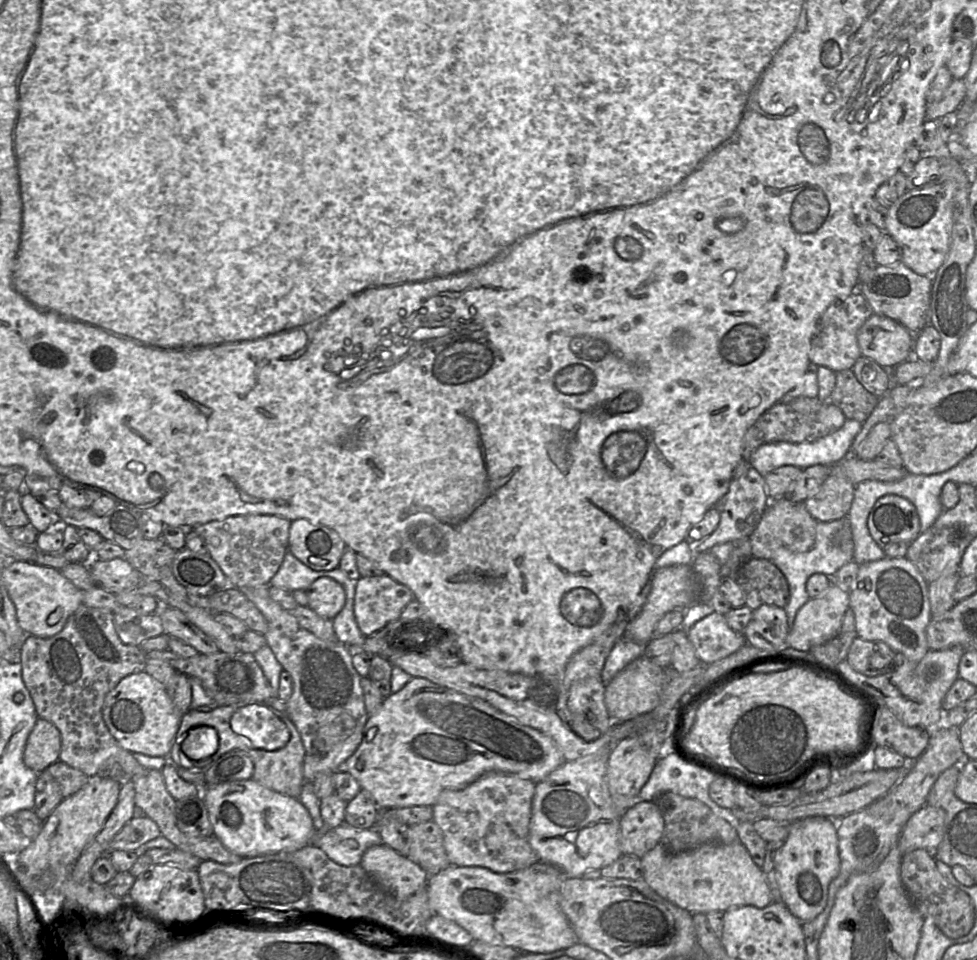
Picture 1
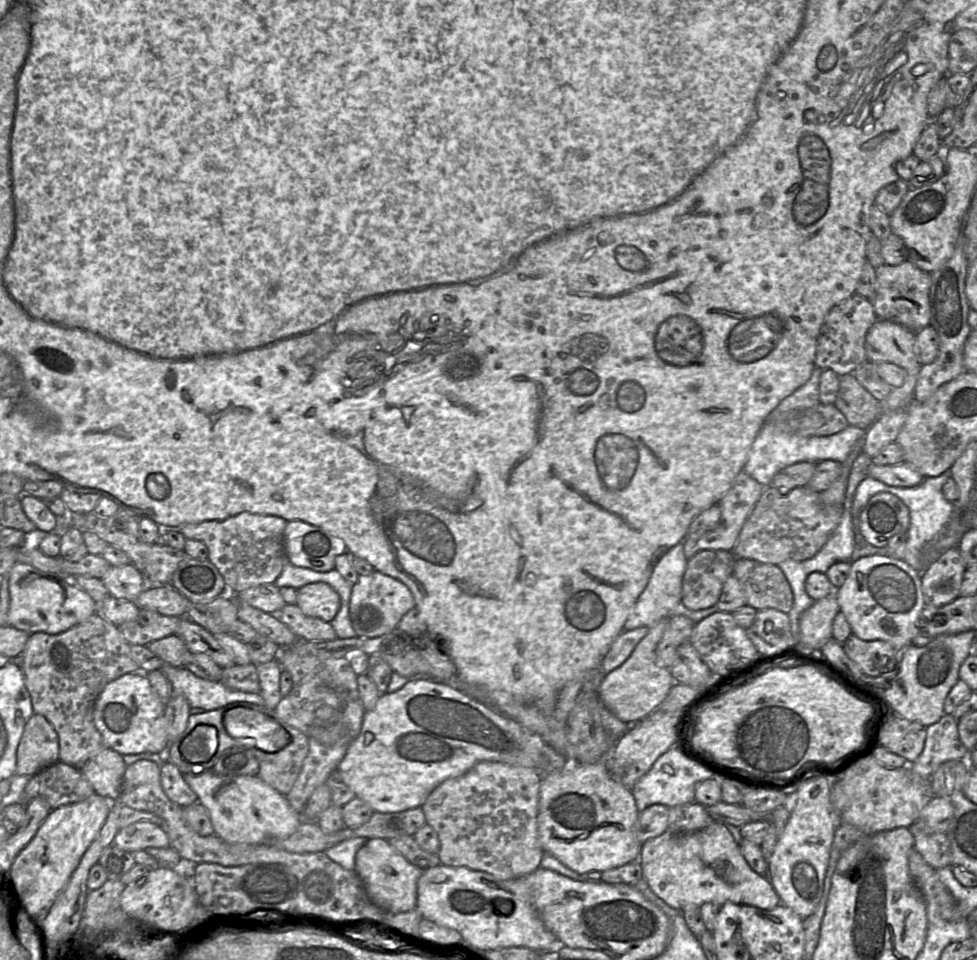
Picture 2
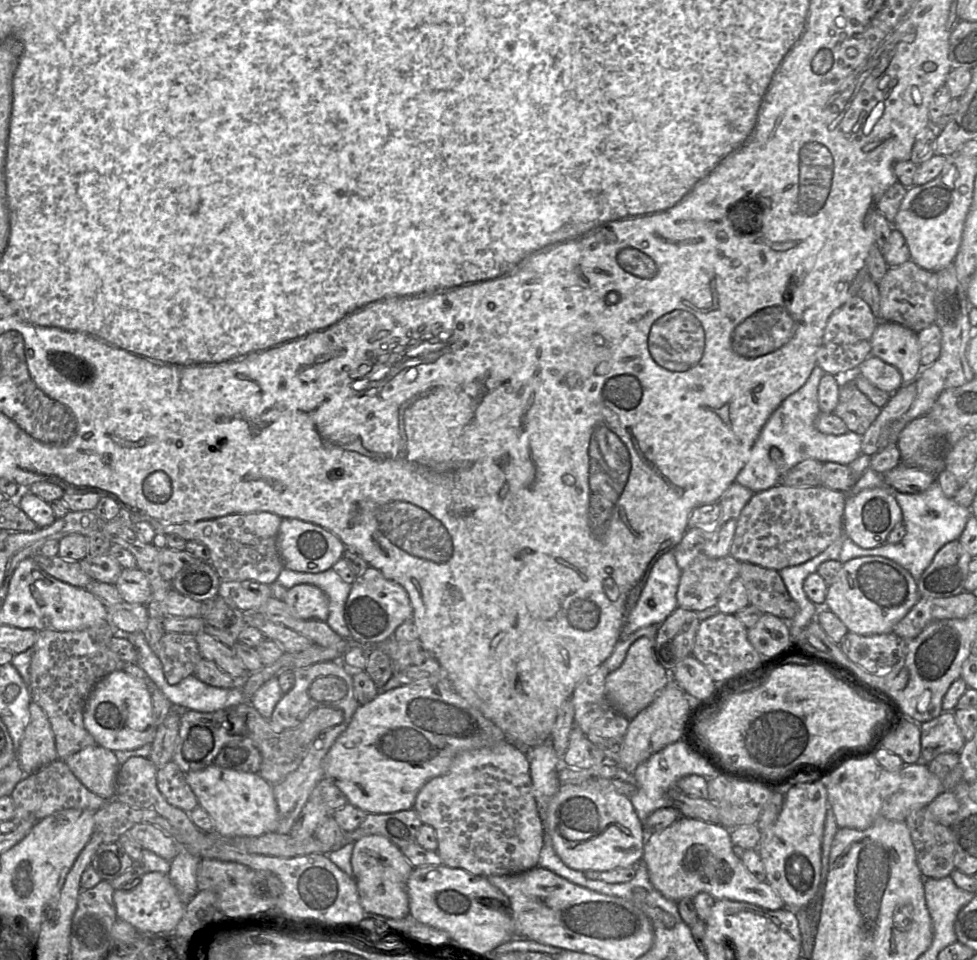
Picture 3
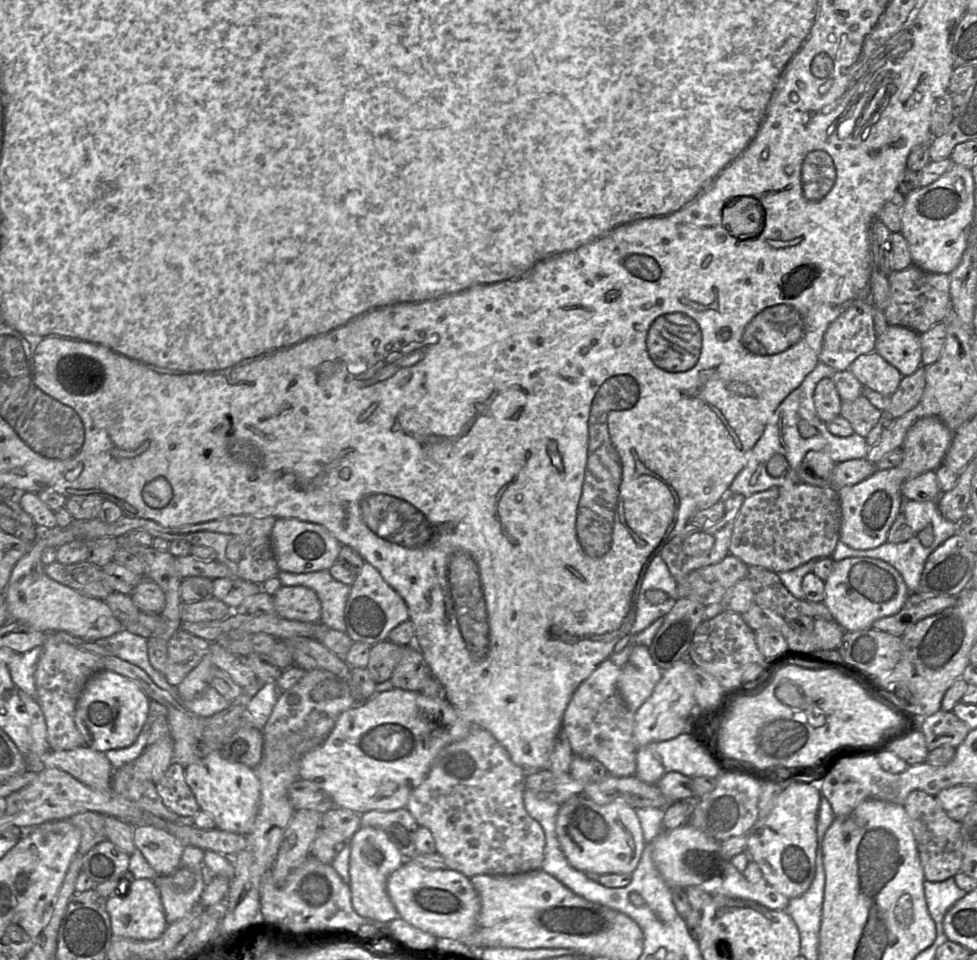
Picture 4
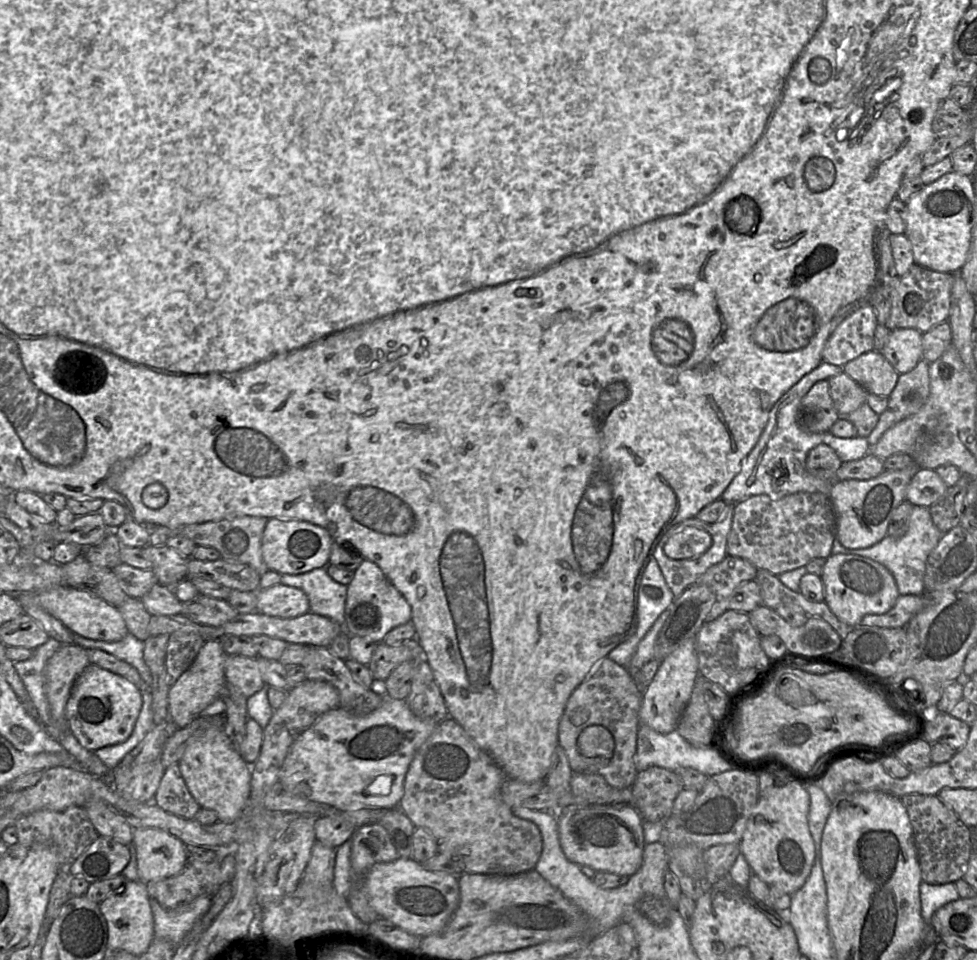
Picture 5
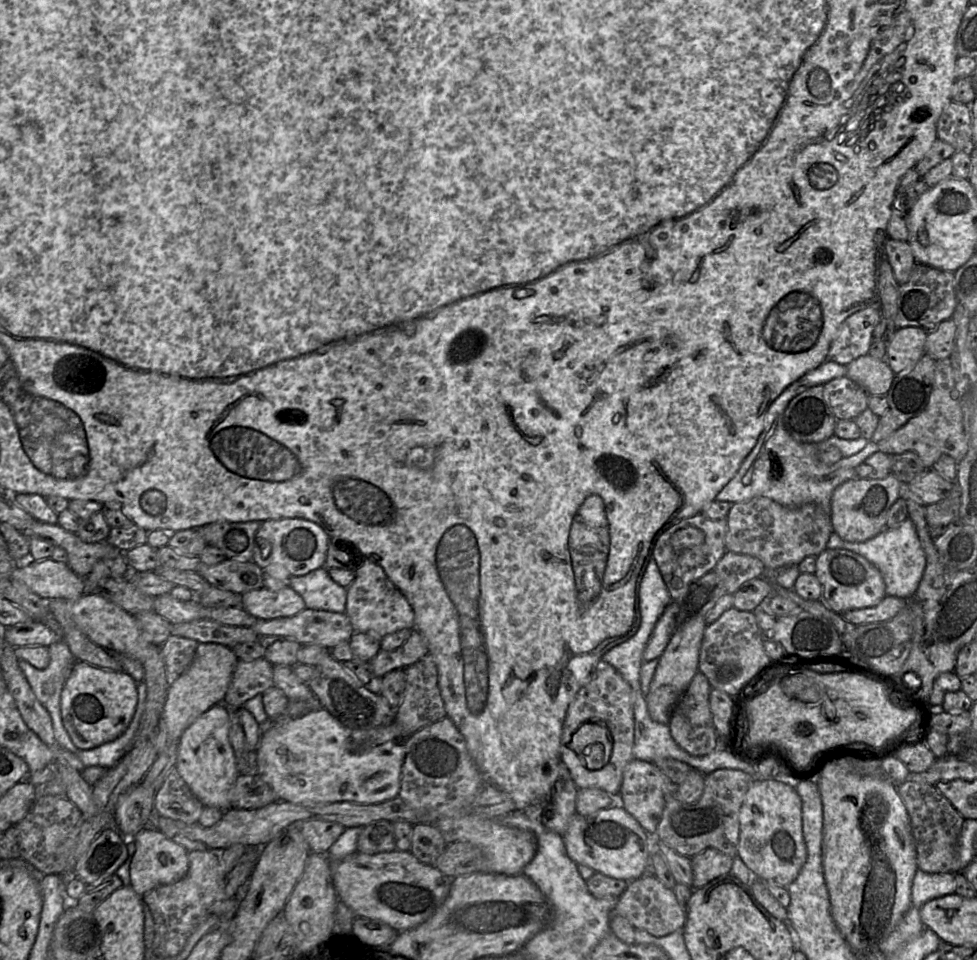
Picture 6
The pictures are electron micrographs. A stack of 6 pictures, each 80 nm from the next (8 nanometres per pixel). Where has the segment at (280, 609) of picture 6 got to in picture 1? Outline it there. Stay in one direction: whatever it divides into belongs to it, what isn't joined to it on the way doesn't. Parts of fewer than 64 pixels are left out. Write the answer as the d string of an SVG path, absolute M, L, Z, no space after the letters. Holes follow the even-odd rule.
M332 578L316 579L306 590L308 607L319 616L334 619L343 609L346 593L341 584Z

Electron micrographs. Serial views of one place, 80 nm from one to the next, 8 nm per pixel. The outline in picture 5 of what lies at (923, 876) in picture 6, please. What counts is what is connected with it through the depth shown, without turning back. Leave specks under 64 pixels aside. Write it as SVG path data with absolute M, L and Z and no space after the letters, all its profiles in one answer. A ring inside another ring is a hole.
M954 882L944 884L920 884L921 915L928 926L931 925L932 915L945 904L959 898Z

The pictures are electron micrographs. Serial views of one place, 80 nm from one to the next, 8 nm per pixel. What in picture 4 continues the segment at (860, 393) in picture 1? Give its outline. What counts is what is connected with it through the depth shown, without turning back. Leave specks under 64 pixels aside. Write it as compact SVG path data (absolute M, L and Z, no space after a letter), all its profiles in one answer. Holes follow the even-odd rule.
M862 394L854 401L841 401L840 416L851 424L854 433L866 438L881 418L882 411Z

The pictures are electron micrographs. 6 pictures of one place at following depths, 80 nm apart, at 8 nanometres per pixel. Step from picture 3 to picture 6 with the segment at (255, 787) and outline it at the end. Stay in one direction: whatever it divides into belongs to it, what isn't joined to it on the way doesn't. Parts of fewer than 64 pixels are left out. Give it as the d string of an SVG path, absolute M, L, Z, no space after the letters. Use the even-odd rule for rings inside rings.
M216 704L198 717L181 735L175 768L191 792L204 806L230 809L228 793L238 776L236 758L229 739L229 708Z

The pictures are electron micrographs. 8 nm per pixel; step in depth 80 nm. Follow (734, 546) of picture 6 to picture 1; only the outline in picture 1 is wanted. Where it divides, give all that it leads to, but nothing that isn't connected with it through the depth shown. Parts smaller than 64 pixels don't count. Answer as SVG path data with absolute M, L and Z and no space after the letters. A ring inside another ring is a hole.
M786 496L771 500L748 537L751 556L771 560L773 551L782 546L794 552L810 550L815 543L817 522L806 509L804 502L794 502Z

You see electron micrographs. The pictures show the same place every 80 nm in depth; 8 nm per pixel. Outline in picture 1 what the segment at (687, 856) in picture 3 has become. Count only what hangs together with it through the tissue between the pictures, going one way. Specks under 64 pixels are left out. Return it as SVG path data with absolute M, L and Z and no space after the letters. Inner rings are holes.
M739 841L731 844L707 843L680 853L671 853L659 843L641 858L641 863L643 879L650 888L665 900L691 913L725 912L741 906L764 908L773 902L761 868L754 863L746 848Z

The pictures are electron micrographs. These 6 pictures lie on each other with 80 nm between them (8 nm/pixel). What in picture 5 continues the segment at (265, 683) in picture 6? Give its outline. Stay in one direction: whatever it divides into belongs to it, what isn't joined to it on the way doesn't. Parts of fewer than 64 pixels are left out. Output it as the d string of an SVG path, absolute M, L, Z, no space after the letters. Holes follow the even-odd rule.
M227 655L224 662L227 683L233 684L247 698L266 684L262 679L258 661L241 655Z

